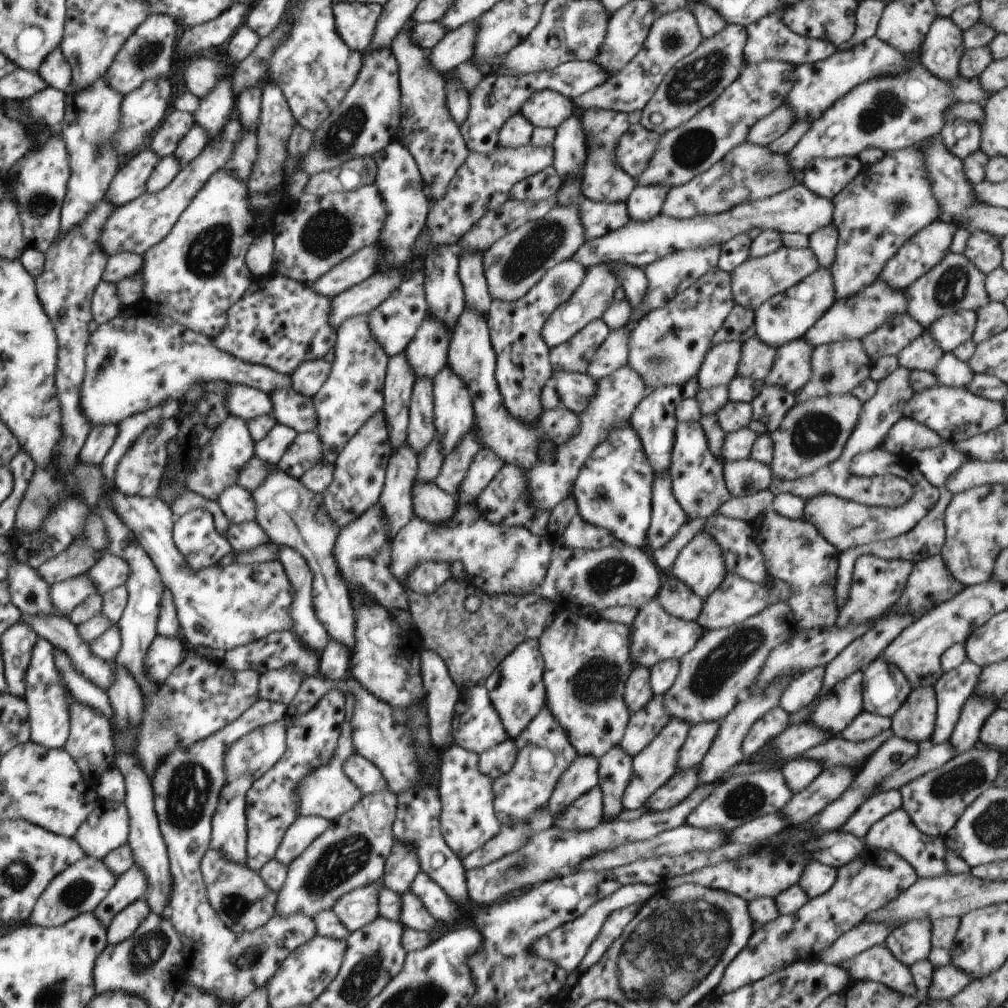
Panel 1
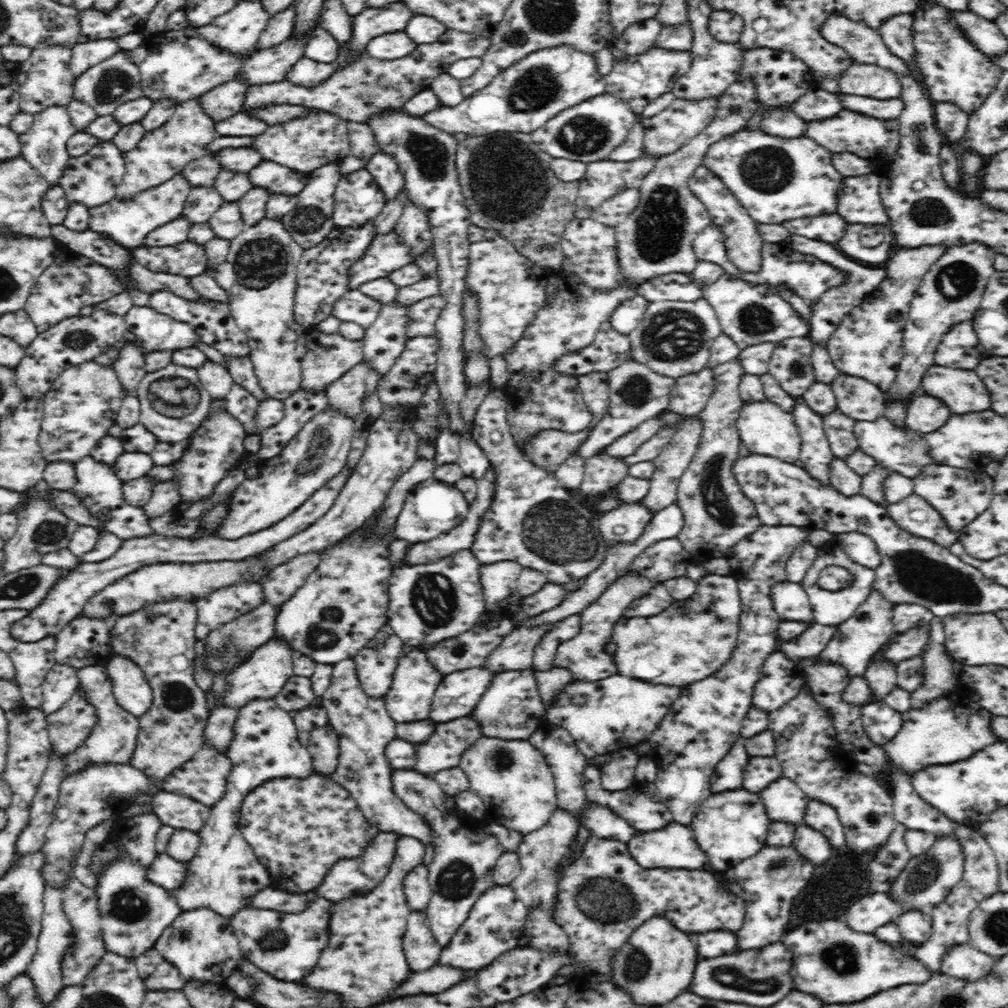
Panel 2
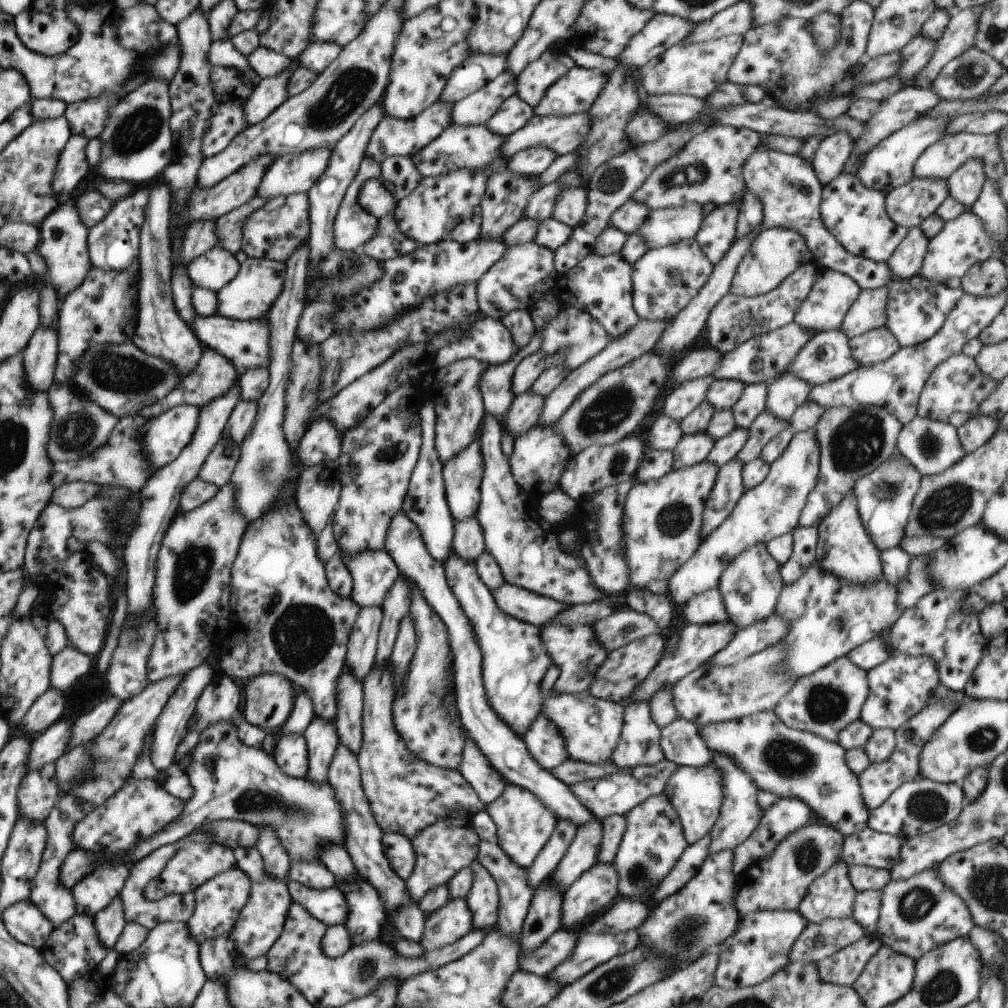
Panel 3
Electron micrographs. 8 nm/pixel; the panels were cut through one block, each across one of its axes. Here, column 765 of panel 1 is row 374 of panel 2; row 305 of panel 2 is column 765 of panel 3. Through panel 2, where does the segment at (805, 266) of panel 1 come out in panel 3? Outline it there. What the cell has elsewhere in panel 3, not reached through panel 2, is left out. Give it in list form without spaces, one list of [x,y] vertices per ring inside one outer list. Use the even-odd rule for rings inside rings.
[[[792,228],[762,229],[752,240],[746,254],[740,260],[732,278],[730,293],[742,298],[754,298],[774,290],[798,266],[813,260],[802,234]]]

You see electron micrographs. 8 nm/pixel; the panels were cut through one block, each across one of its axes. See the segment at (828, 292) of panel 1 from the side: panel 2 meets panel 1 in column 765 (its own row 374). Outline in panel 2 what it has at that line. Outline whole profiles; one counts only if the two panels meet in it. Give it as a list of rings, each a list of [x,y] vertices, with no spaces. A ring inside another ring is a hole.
[[[313,326],[309,327],[302,340],[306,343],[306,354],[302,356],[302,362],[300,362],[302,363],[303,378],[300,386],[307,392],[326,391],[337,378],[346,374],[355,364],[363,361],[364,341],[362,339],[346,339],[340,333],[324,334]]]

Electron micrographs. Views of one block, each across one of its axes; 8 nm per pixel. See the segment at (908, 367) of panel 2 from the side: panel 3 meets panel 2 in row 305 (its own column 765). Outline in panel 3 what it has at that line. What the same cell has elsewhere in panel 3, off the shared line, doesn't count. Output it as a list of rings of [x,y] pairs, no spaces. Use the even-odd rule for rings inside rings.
[[[797,910],[756,911],[740,916],[736,932],[717,948],[720,960],[714,974],[715,984],[730,990],[764,982],[790,962],[788,954],[792,944],[804,932],[807,924],[806,918]]]

